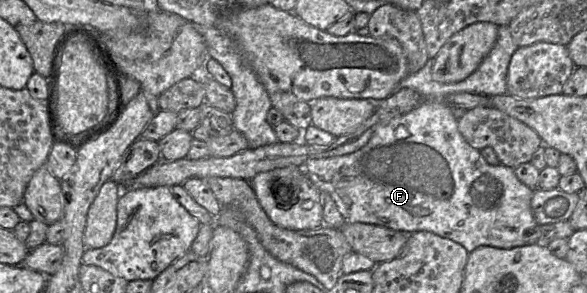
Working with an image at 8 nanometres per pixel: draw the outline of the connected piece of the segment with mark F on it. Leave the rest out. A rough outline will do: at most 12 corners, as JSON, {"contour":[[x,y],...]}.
{"contour":[[508,26],[462,81],[423,103],[365,145],[309,159],[346,223],[508,249],[535,189],[458,130],[451,94],[507,93]]}

